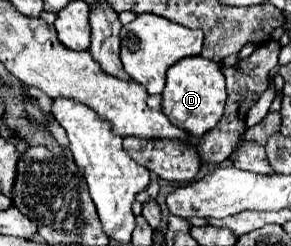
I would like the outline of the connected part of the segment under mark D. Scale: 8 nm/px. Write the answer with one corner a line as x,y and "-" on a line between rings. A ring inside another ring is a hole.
185,57
183,61
177,61
175,67
167,71
167,85
163,89
163,101
161,111
167,115
167,119
187,131
191,137
203,137
209,133
225,111
227,91
225,91
225,77
217,63
207,61
205,57

